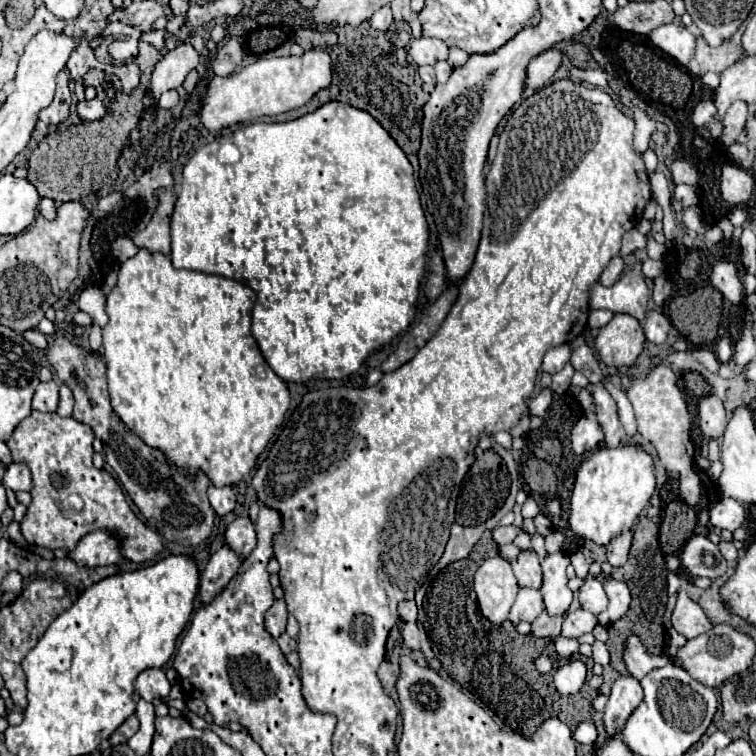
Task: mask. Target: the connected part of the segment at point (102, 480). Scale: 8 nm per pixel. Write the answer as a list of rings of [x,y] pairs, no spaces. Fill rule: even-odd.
[[[33,410],[29,418],[19,422],[19,426],[15,428],[15,432],[13,432],[11,440],[7,442],[7,446],[11,450],[13,462],[25,462],[31,468],[31,476],[33,476],[33,488],[31,488],[31,498],[33,500],[27,506],[27,514],[21,522],[21,532],[23,532],[23,536],[29,544],[49,548],[49,550],[57,550],[57,548],[73,550],[73,546],[85,534],[89,534],[93,530],[109,530],[121,542],[123,556],[127,560],[145,562],[145,560],[153,558],[155,554],[159,554],[163,550],[163,544],[161,544],[157,532],[147,528],[145,522],[135,516],[135,512],[131,510],[131,506],[127,504],[127,500],[123,496],[123,490],[121,490],[119,482],[109,472],[99,470],[99,468],[93,466],[93,460],[91,460],[91,456],[93,456],[93,446],[91,446],[93,438],[95,438],[95,434],[87,424],[81,424],[71,416],[61,418],[57,412],[43,414],[43,412]],[[69,494],[77,494],[83,500],[83,508],[79,512],[67,512],[63,508],[63,502],[65,502],[65,498],[69,498]]]

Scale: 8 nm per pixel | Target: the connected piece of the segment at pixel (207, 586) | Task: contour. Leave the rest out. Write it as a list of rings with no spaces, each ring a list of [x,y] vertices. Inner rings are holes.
[[[227,546],[211,556],[205,572],[201,574],[199,598],[203,604],[209,604],[229,584],[229,580],[237,574],[239,564],[241,558],[237,558],[237,554],[233,554],[233,550],[229,550]]]

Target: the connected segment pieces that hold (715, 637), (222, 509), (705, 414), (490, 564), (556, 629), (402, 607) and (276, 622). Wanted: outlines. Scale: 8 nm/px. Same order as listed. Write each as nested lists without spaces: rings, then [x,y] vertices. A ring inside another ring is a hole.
[[[721,624],[693,640],[687,640],[687,644],[681,646],[671,660],[673,664],[687,670],[697,682],[711,688],[719,688],[727,678],[747,672],[749,666],[753,664],[753,658],[755,658],[755,642],[749,636],[733,630],[731,626]]]
[[[209,484],[207,496],[209,496],[209,502],[211,502],[213,510],[215,510],[219,516],[227,516],[229,512],[233,512],[233,508],[235,508],[235,494],[233,494],[231,486],[217,488],[217,486]]]
[[[715,394],[701,398],[701,402],[699,402],[699,418],[701,418],[701,424],[699,424],[701,432],[707,438],[719,440],[723,436],[725,426],[727,426],[727,414],[725,414],[723,402]]]
[[[501,556],[487,558],[475,572],[477,604],[491,624],[503,624],[519,592],[511,564]]]
[[[543,612],[543,614],[531,624],[531,636],[555,640],[555,638],[561,634],[561,622],[563,622],[563,618],[549,618],[549,614]]]
[[[407,600],[398,605],[398,614],[402,622],[416,622],[418,609],[415,600]]]
[[[275,588],[275,594],[277,594],[277,600],[265,612],[265,628],[267,628],[267,632],[273,638],[277,638],[281,632],[285,632],[285,624],[287,624],[287,606],[285,606],[285,600],[277,592],[277,588]]]

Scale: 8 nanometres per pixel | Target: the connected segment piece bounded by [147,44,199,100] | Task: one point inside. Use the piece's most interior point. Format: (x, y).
(170, 71)

